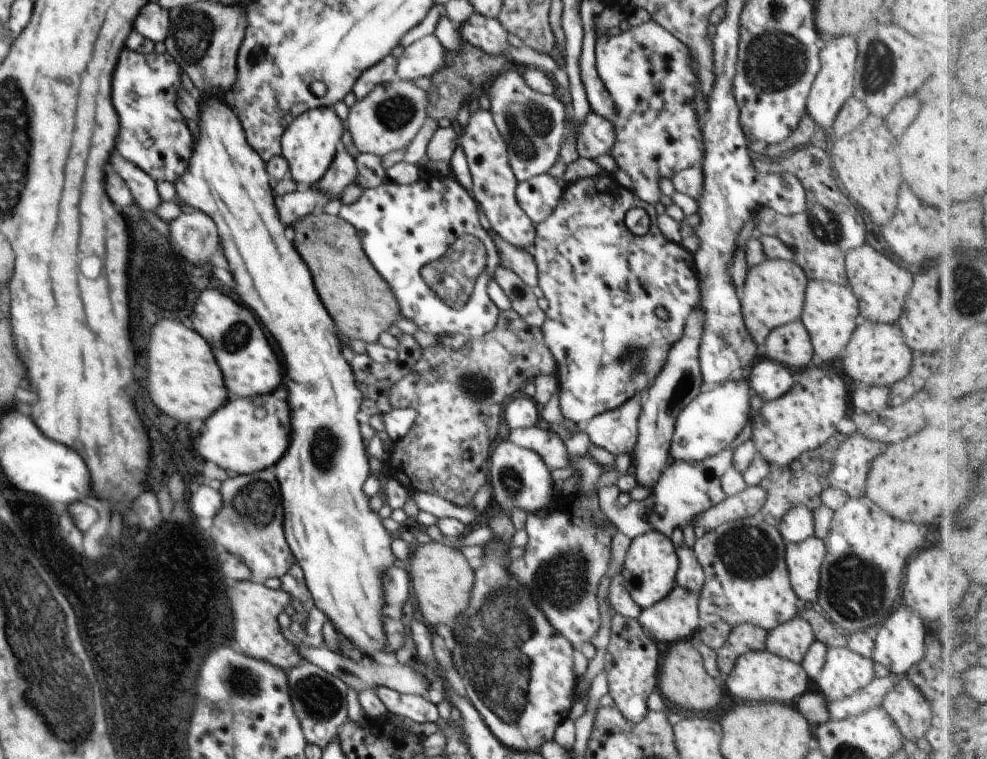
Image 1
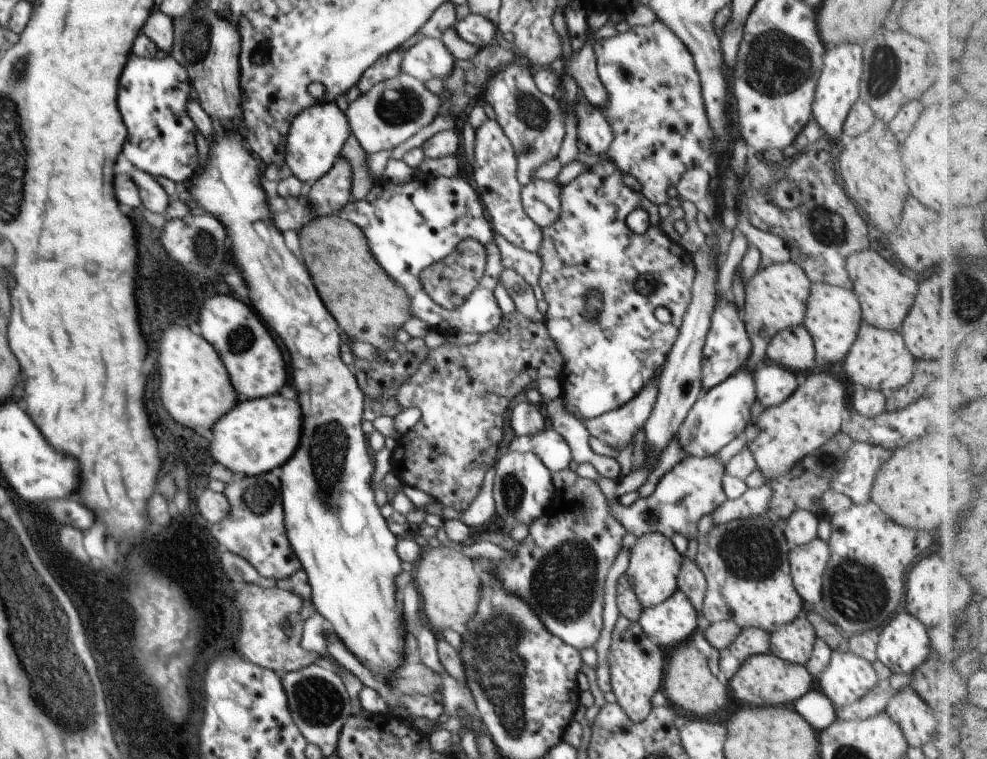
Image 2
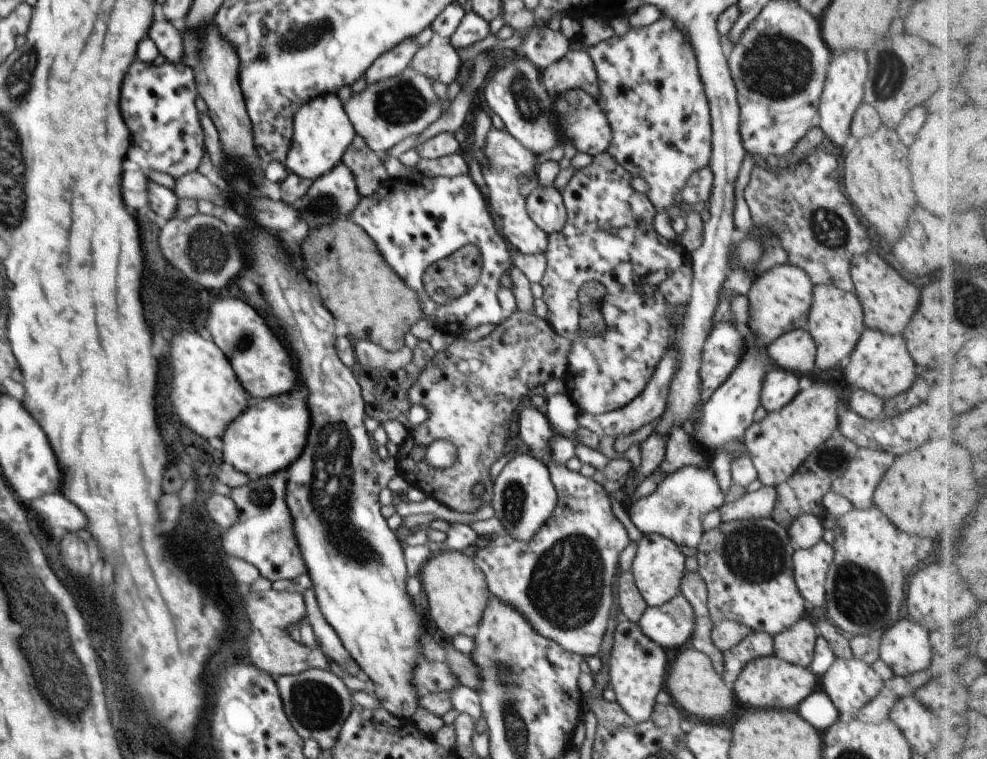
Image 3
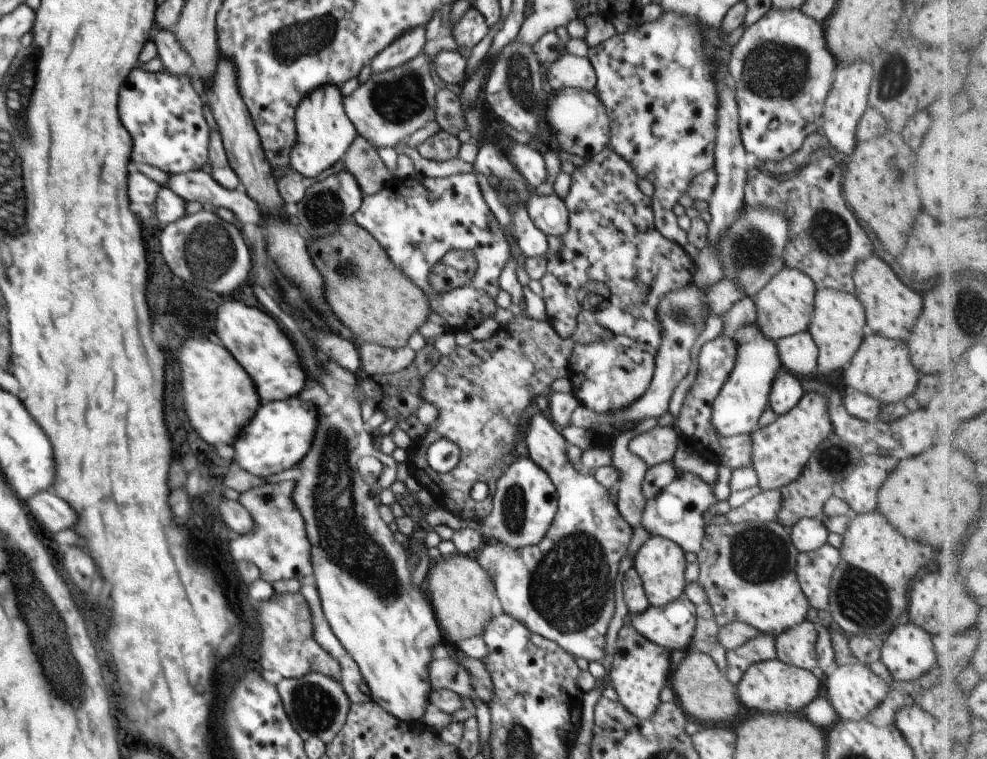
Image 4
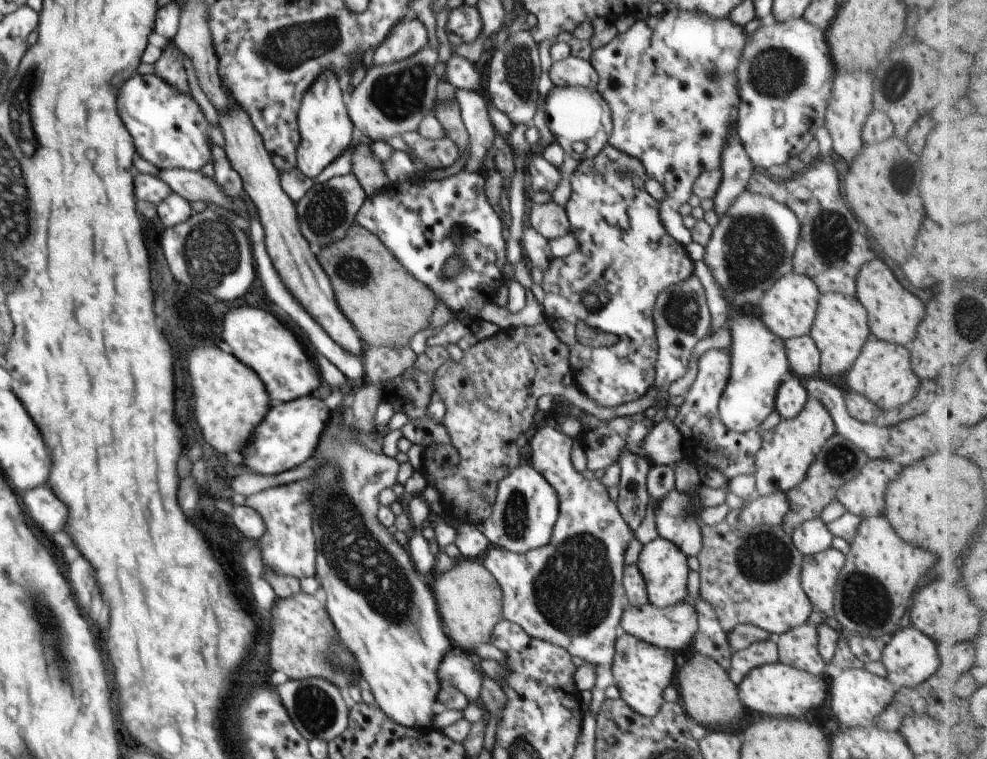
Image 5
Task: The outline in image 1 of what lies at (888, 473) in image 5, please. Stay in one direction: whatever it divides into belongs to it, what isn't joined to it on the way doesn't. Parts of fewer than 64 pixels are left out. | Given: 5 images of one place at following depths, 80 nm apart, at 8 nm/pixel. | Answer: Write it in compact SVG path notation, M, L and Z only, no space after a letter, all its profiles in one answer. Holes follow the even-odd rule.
M858 432L846 436L828 473L829 486L857 499L865 496L866 481L873 460L887 449L886 444L870 440Z

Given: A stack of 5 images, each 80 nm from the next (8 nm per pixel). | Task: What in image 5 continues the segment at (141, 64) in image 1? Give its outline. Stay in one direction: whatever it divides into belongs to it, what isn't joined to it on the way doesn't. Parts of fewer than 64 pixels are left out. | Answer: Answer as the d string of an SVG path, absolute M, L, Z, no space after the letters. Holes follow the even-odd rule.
M157 75L132 76L130 80L126 80L118 94L118 114L132 135L138 156L151 162L159 170L181 168L199 171L205 164L213 162L212 141L209 137L211 128L198 103L192 96L178 92Z

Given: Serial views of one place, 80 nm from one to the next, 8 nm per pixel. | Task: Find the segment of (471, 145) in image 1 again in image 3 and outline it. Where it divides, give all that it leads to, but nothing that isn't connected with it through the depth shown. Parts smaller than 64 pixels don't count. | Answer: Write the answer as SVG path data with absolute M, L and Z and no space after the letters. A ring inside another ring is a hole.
M491 128L485 139L483 153L487 156L487 166L481 171L488 186L486 201L494 214L502 222L502 232L505 240L509 240L516 250L525 255L542 254L547 249L548 235L536 226L530 218L525 203L525 198L520 195L518 176L525 174L531 179L536 173L536 160L538 155L533 150L528 150L523 144L515 139L510 133Z

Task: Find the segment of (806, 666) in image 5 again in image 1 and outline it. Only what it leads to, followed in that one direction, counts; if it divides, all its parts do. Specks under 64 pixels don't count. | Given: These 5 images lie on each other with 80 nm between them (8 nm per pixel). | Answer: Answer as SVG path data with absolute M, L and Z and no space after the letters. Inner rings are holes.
M796 616L769 630L765 645L768 652L801 664L810 645L815 640L808 621L802 616Z

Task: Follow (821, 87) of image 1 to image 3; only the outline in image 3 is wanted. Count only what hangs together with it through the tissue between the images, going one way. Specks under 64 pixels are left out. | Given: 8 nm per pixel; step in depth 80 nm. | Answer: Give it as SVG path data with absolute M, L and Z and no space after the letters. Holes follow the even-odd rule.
M852 51L834 54L832 58L819 102L819 127L832 144L846 150L852 144L850 127L854 113L864 100L865 80L866 76L868 76L868 60L866 60L866 56L862 52Z

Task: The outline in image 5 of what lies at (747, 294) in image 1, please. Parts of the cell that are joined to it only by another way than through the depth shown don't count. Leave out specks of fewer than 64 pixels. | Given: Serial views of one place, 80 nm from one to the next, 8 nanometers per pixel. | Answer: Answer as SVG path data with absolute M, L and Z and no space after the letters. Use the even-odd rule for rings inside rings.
M793 270L791 273L782 275L772 288L761 296L760 318L780 339L810 335L820 295L817 284L809 276Z

